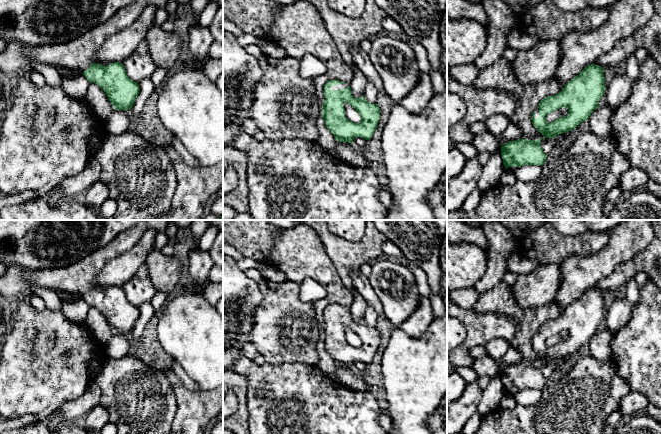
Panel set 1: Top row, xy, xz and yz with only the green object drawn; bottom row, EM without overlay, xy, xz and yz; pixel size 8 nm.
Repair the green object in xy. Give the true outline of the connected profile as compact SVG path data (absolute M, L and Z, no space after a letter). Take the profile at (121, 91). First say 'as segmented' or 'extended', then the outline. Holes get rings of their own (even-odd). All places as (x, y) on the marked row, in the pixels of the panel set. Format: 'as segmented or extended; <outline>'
extended; M136 0L124 9L118 10L107 22L96 26L78 38L60 45L29 47L22 46L18 42L7 42L5 49L0 52L0 70L18 76L32 71L31 66L35 63L52 65L54 67L61 66L66 71L71 69L79 70L90 83L95 83L103 89L114 109L127 111L132 108L139 94L140 88L138 83L132 81L127 76L122 63L100 64L96 59L96 55L99 47L108 37L131 26L147 6L153 5L159 9L166 7L167 2L168 0Z

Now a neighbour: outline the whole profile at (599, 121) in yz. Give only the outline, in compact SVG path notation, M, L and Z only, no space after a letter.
M608 105L598 107L588 118L590 131L598 136L607 137L612 134L611 119L614 110Z

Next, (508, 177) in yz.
M510 168L505 169L500 177L500 183L503 185L512 185L516 181L517 177L515 175L515 172Z

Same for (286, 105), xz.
M265 55L258 62L262 69L262 80L254 88L250 108L250 119L258 130L265 134L266 139L274 141L286 138L316 141L316 121L322 115L322 104L313 79L303 78L299 74L300 60L292 57L276 59Z

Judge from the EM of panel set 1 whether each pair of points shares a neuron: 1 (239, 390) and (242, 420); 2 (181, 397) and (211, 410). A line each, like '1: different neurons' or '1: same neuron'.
1: same neuron
2: same neuron

